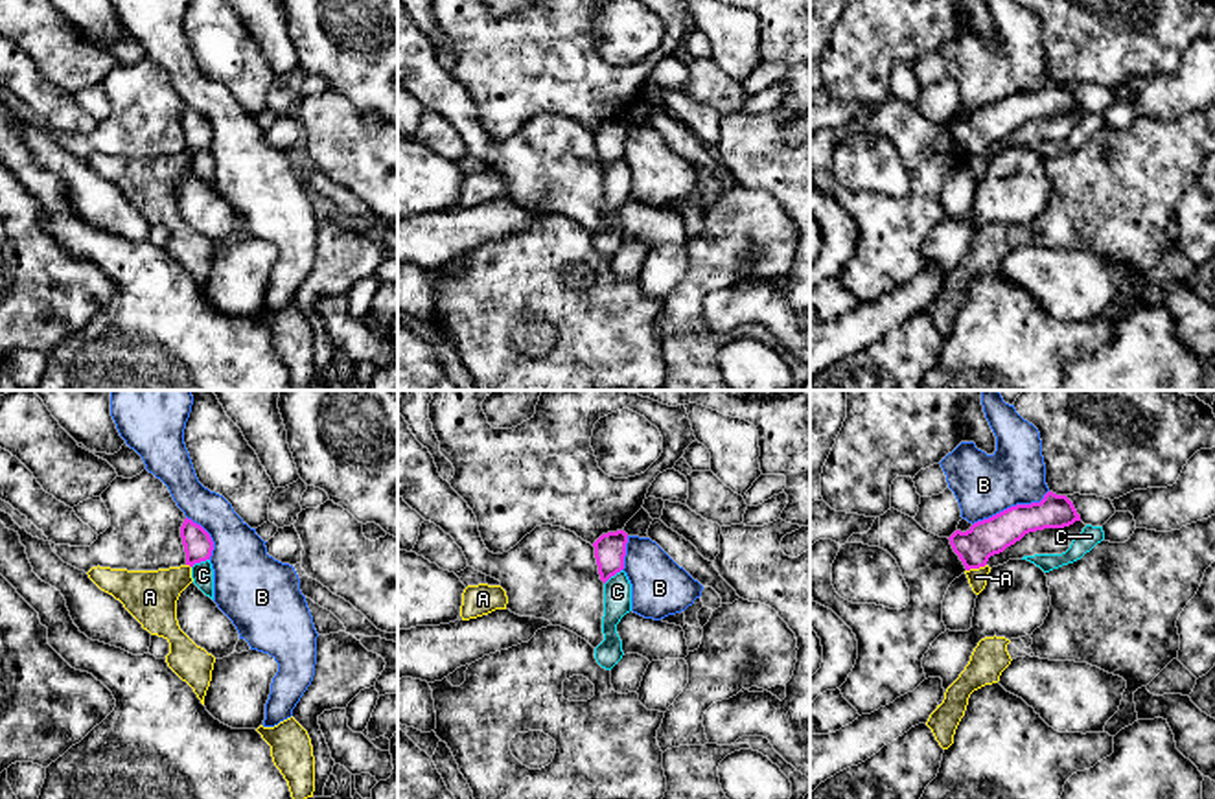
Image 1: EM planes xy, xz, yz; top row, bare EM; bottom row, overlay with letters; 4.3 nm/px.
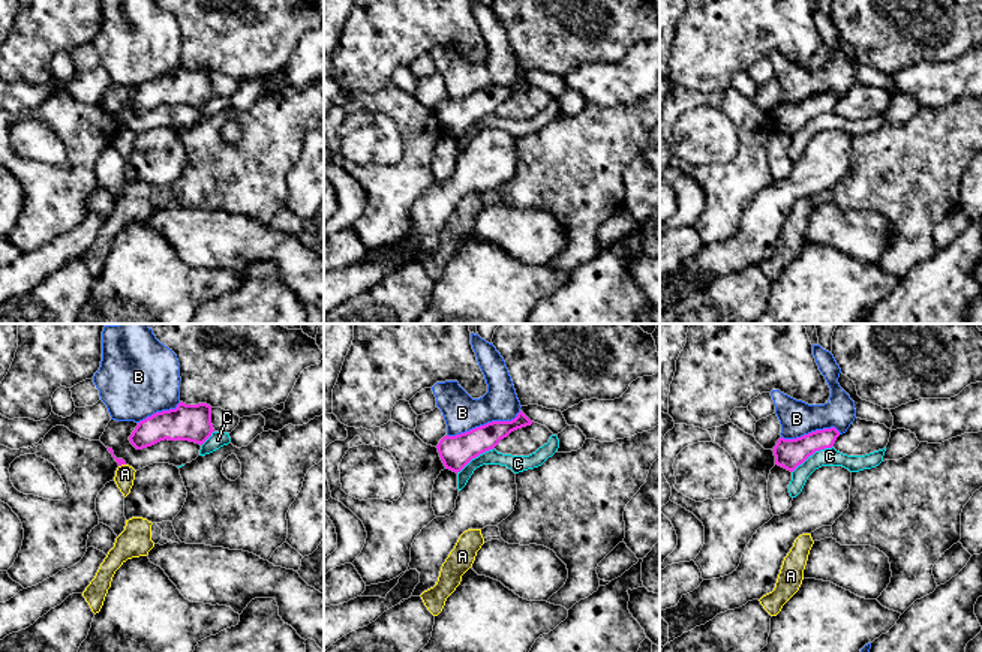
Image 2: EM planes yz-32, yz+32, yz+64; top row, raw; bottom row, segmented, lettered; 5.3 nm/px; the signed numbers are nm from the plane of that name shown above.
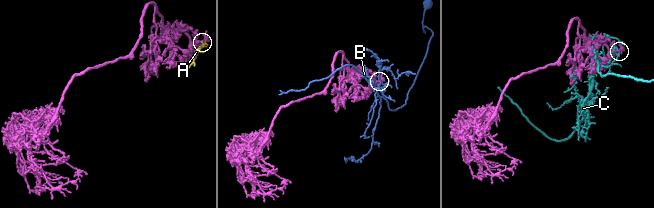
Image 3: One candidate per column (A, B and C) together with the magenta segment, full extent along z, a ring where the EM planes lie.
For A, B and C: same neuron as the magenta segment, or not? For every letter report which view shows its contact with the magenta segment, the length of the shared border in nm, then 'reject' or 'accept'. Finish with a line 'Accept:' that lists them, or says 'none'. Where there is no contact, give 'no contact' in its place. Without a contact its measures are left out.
A: contact in yz; length 90 nm; reject
B: contact in yz; length 360 nm; reject
C: contact in xy; length 90 nm; reject
Accept: none

